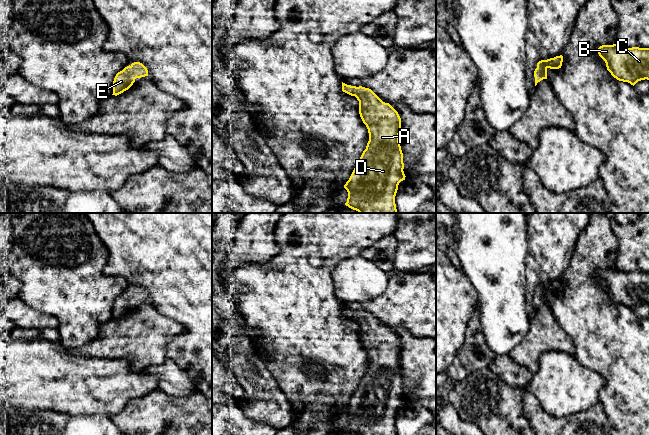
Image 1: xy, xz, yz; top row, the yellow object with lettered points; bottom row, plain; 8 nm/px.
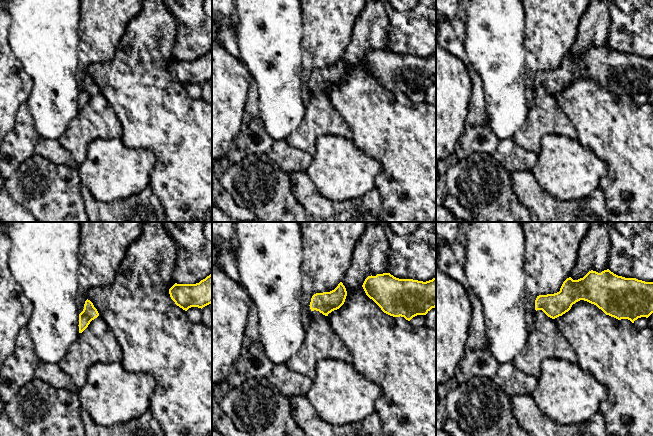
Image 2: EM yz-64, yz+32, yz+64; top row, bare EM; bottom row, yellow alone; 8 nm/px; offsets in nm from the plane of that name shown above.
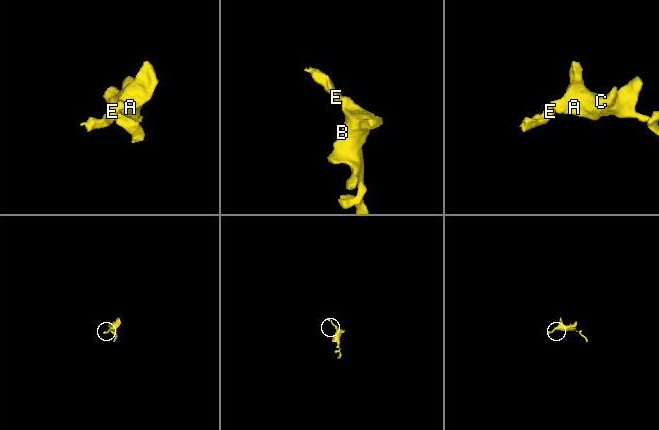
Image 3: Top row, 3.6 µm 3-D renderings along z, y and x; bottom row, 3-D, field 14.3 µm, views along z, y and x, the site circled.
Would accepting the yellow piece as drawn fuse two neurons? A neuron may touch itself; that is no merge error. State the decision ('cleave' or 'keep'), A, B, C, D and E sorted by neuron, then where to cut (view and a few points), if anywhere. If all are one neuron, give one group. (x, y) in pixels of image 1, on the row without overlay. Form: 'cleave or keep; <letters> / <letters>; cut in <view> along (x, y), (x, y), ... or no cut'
keep; A B C D E; no cut

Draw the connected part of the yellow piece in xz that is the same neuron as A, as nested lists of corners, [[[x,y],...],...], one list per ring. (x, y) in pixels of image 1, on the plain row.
[[[342,306],[342,315],[355,320],[359,325],[359,338],[369,357],[369,365],[363,375],[349,404],[344,409],[348,416],[346,430],[356,435],[397,435],[395,420],[398,409],[405,404],[403,377],[399,366],[401,342],[398,336],[389,328],[383,326],[371,313],[362,310],[356,311]]]

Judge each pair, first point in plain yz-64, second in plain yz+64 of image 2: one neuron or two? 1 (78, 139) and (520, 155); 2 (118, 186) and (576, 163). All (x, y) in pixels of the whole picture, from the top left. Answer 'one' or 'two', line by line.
1: two
2: one

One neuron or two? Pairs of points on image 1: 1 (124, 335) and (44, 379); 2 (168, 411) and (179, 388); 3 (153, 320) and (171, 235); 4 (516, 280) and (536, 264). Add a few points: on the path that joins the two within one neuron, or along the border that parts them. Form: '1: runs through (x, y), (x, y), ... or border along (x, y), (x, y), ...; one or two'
1: border along (68, 348), (72, 353), (78, 355), (109, 358); two
2: border along (158, 389), (179, 397), (184, 397), (198, 391); two
3: border along (148, 299), (158, 311), (175, 321); two
4: border along (528, 247), (525, 259), (526, 270); two

